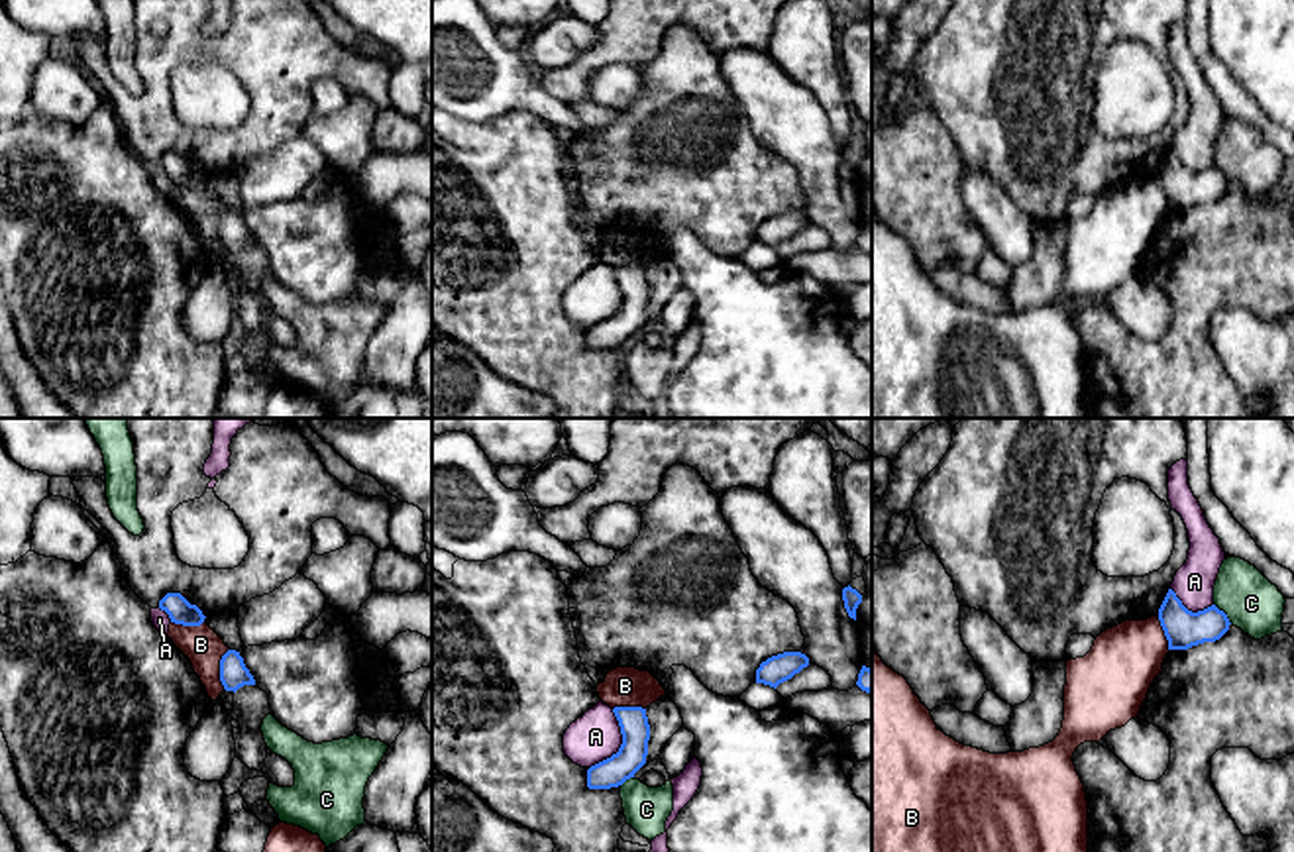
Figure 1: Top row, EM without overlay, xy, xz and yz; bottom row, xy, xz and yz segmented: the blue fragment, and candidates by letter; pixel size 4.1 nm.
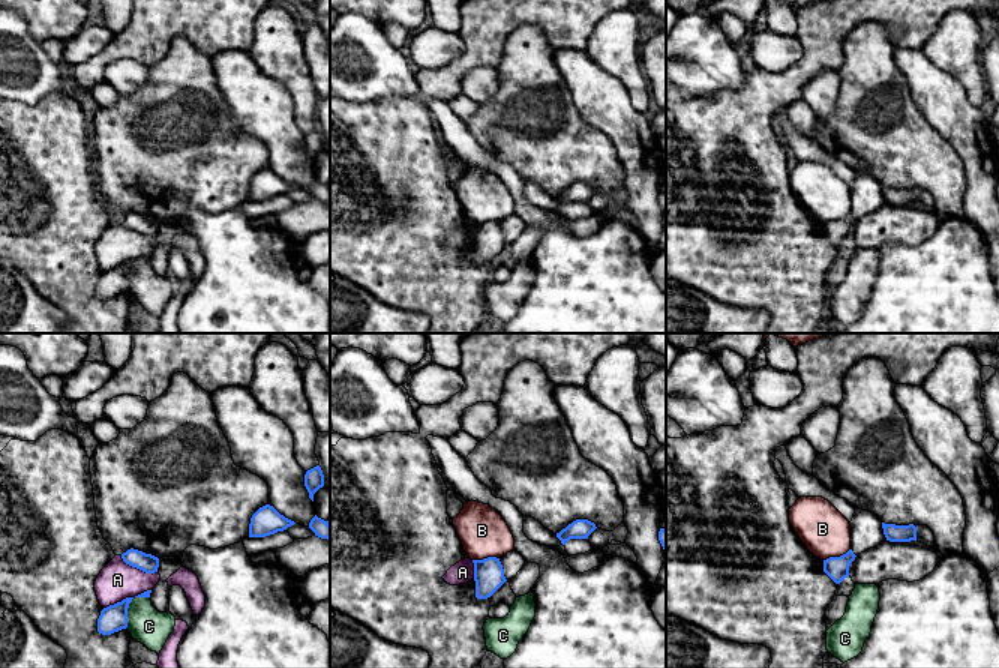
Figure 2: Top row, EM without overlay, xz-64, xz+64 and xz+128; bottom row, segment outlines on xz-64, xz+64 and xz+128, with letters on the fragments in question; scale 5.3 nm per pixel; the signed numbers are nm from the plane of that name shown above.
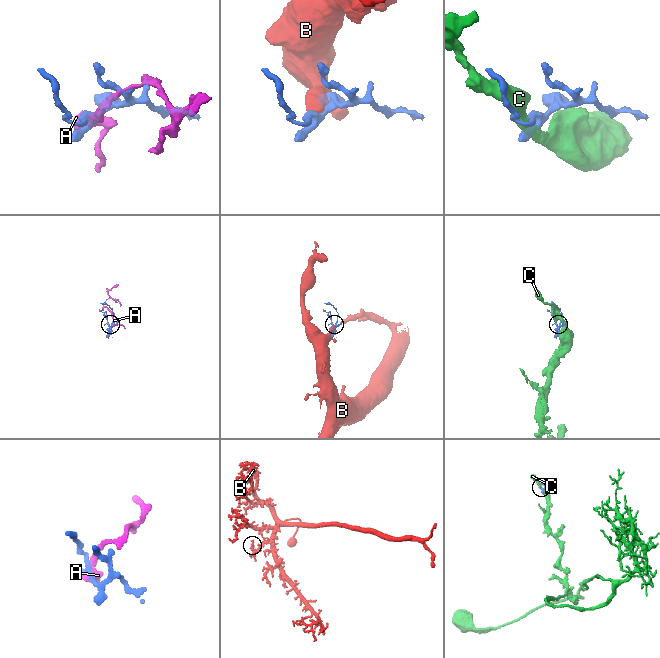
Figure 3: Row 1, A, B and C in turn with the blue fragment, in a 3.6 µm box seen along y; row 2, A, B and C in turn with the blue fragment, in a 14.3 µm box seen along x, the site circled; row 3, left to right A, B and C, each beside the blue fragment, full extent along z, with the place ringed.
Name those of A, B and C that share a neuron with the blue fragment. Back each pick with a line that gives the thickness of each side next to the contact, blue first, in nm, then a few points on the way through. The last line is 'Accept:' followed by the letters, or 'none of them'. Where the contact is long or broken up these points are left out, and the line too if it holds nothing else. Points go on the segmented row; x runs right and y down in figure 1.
Accept: none of them

